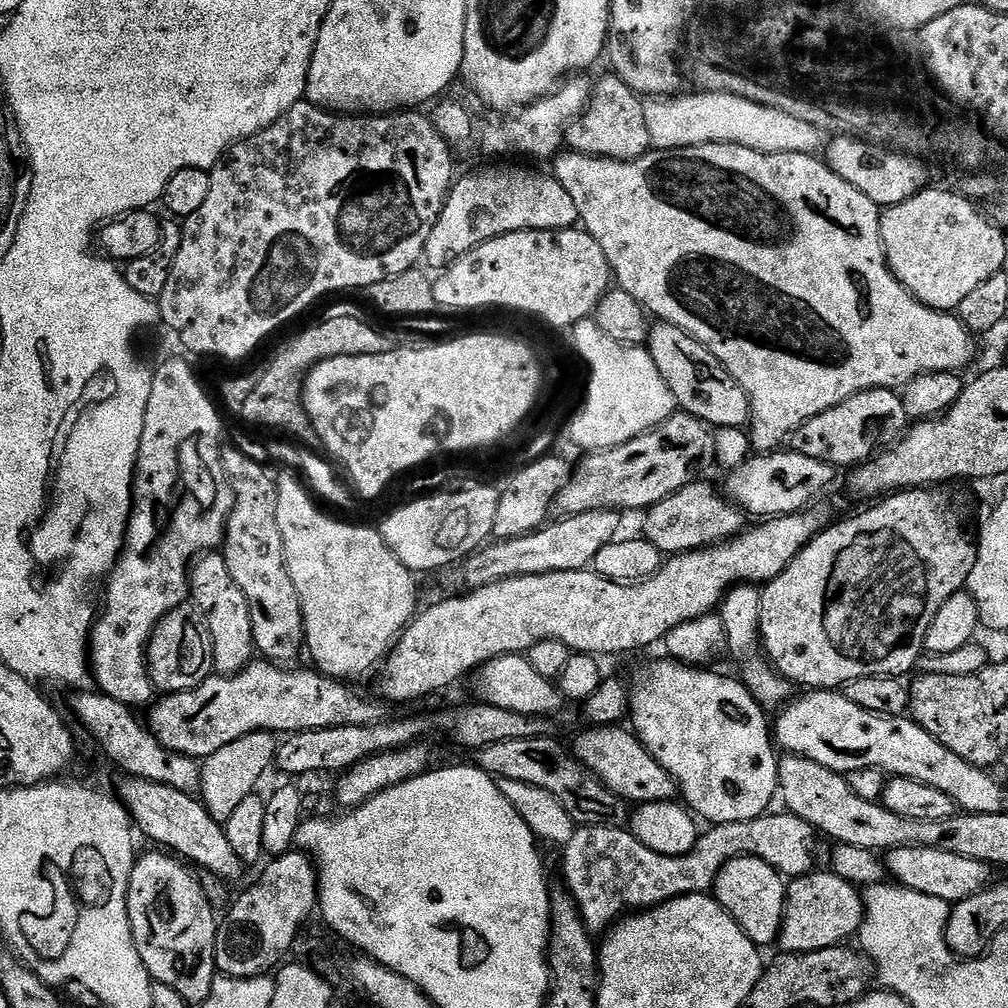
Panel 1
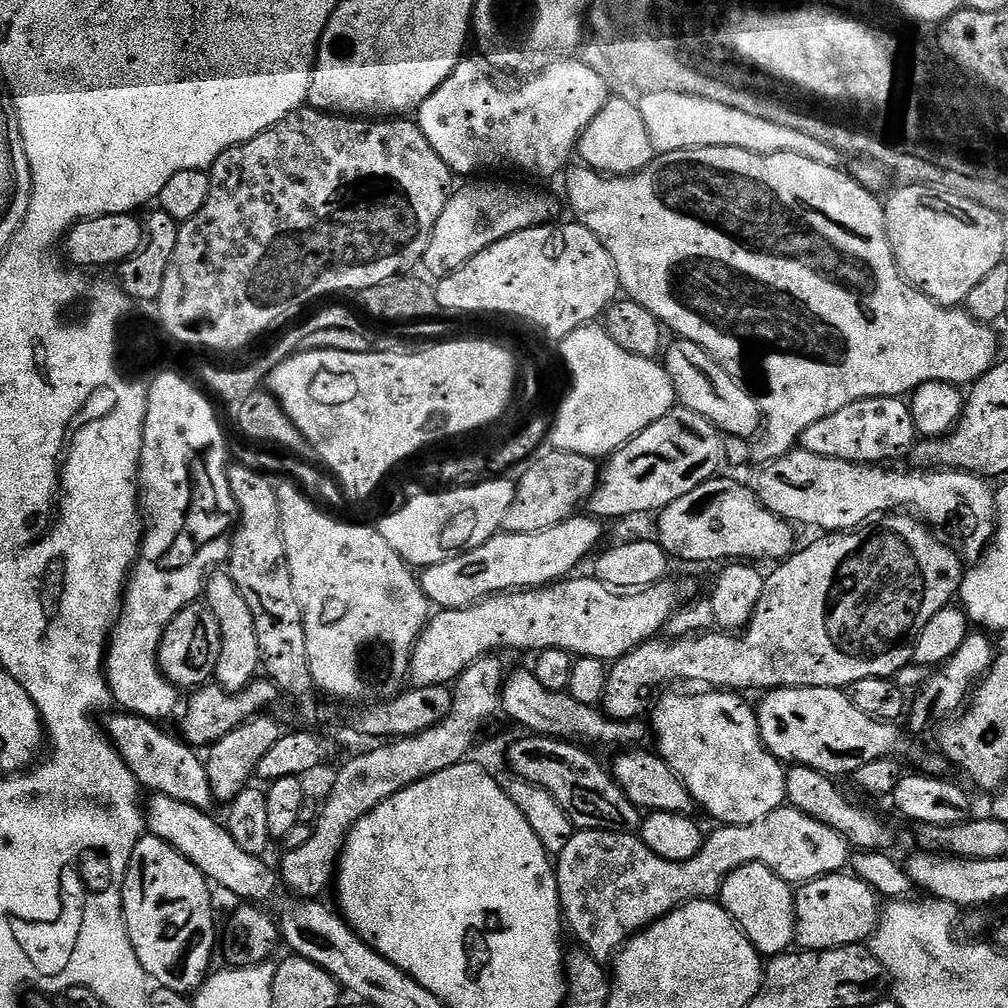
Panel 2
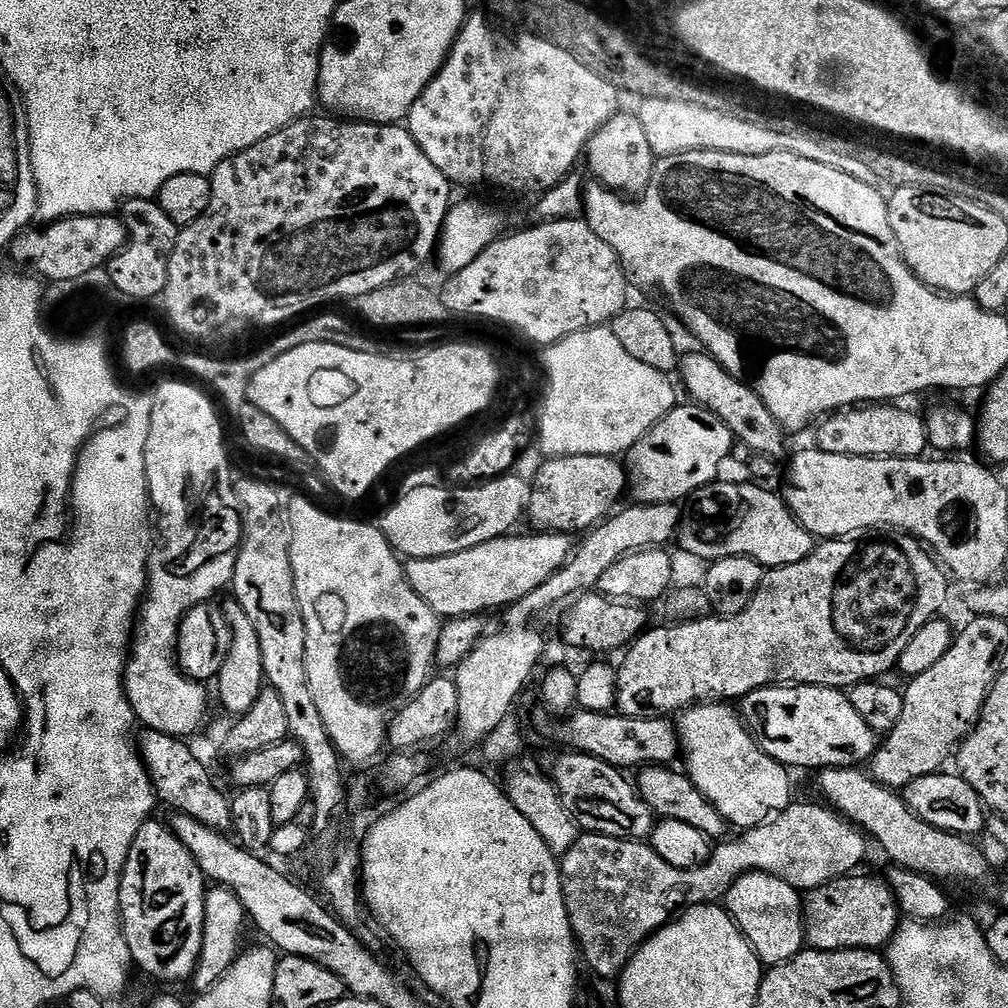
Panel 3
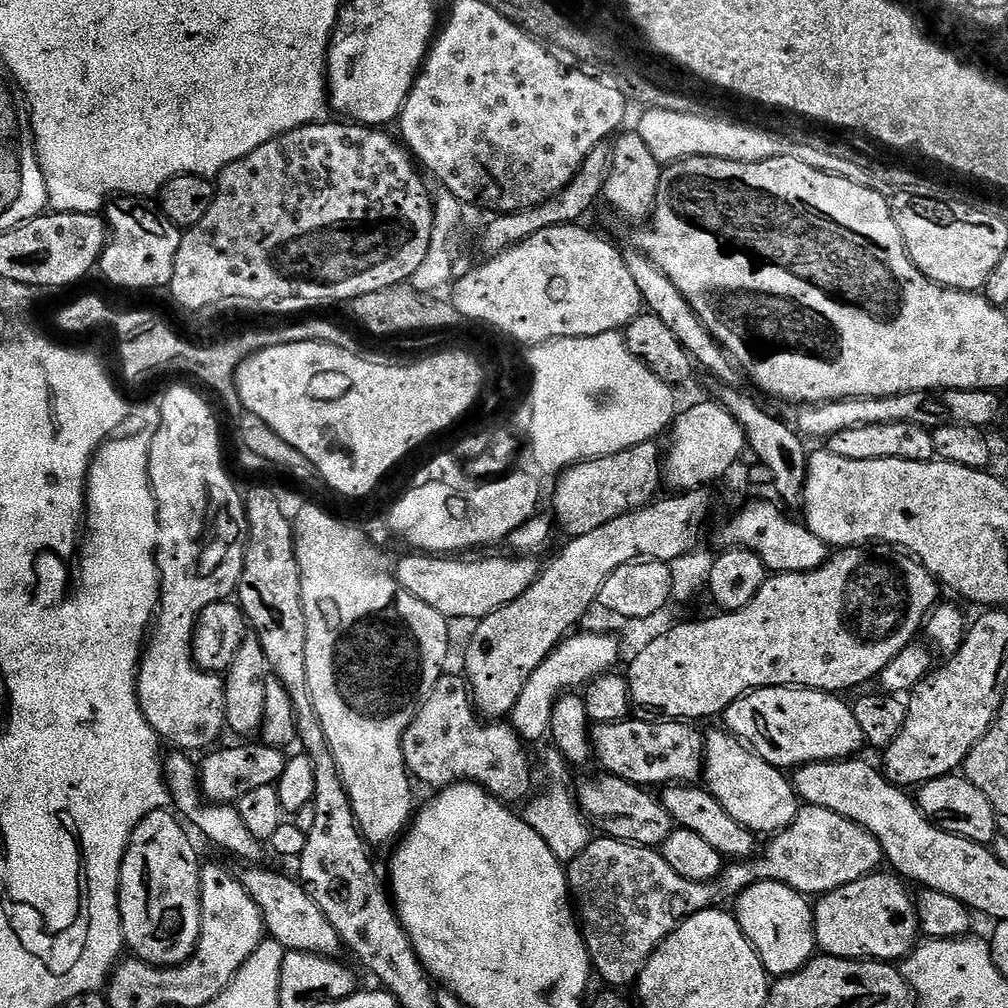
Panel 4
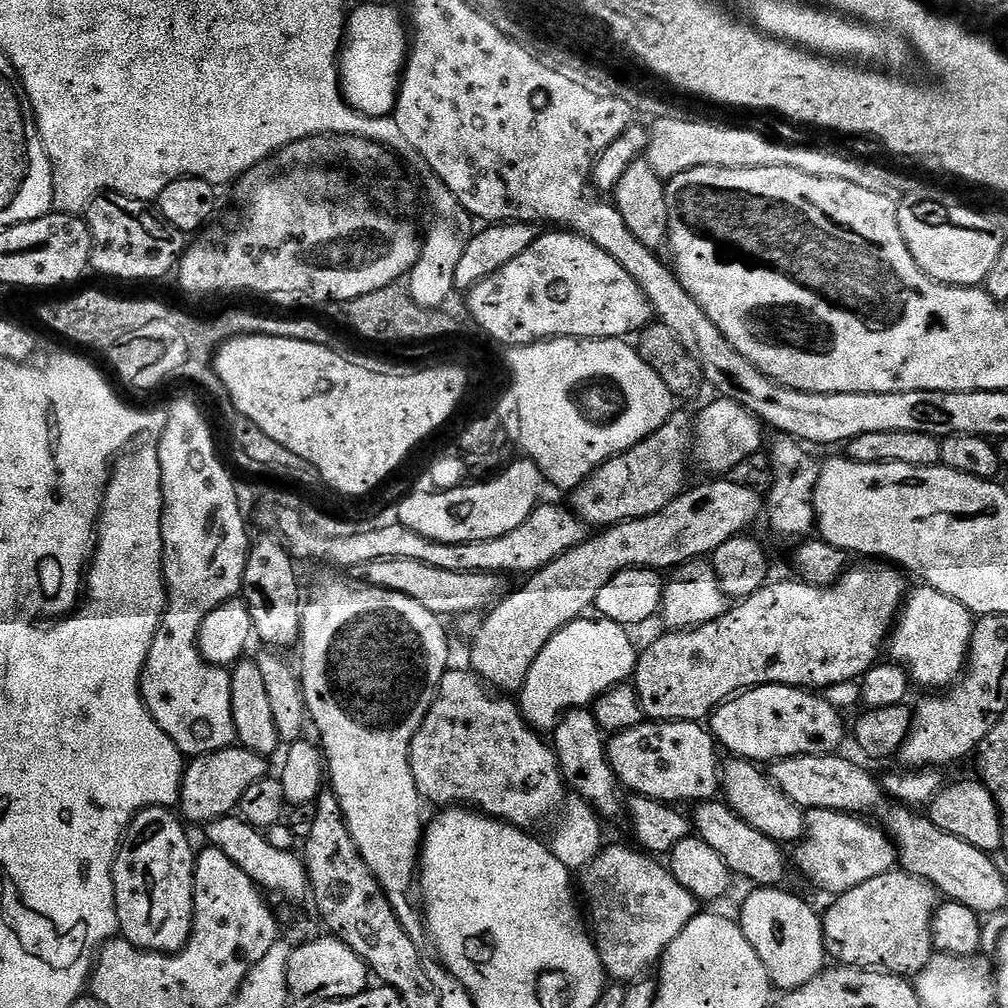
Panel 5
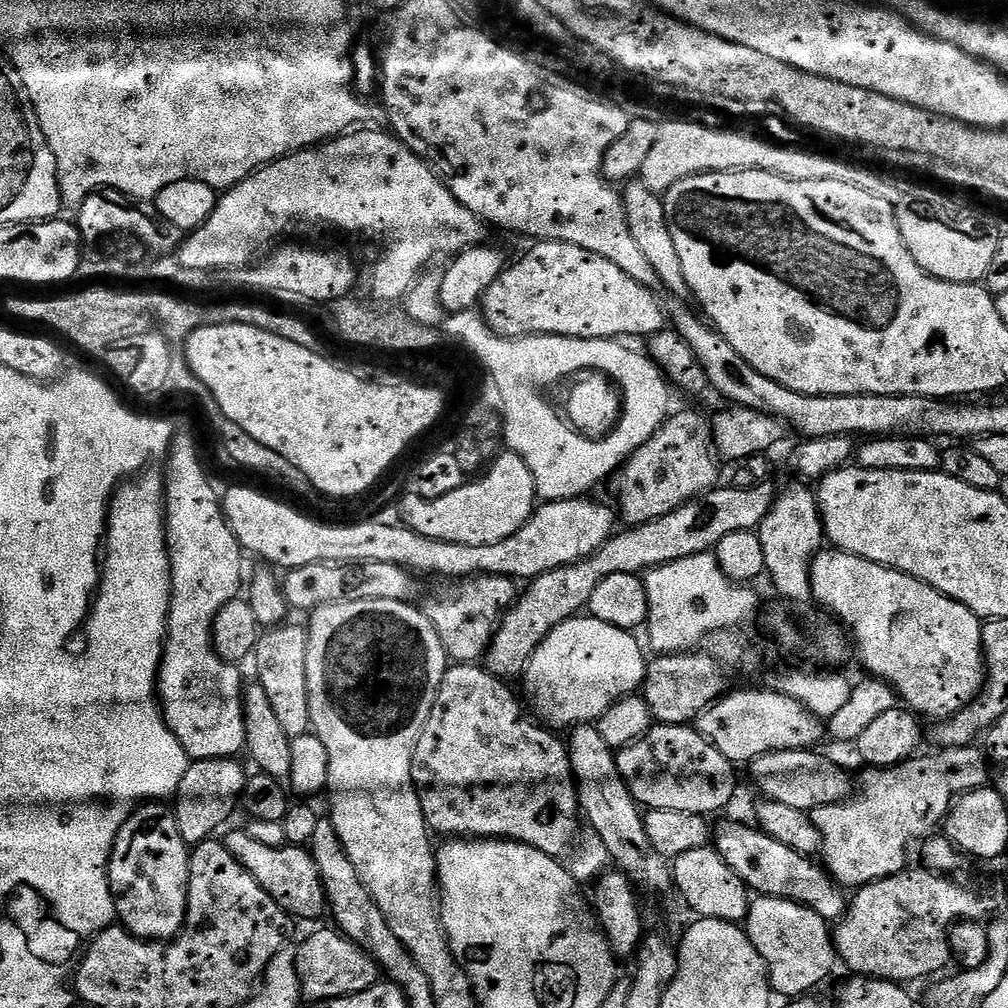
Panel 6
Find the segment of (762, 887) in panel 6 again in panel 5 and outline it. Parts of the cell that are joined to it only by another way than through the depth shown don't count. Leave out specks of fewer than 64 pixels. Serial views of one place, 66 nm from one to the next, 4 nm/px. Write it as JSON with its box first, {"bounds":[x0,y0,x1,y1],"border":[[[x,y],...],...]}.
{"bounds":[690,799,790,886],"border":[[[723,799],[702,800],[691,809],[690,819],[695,832],[701,840],[715,850],[718,858],[726,862],[728,871],[737,877],[745,876],[756,886],[780,886],[785,882],[784,875],[790,872],[790,860],[784,857],[785,849],[776,841],[766,838],[754,826],[750,826]]]}

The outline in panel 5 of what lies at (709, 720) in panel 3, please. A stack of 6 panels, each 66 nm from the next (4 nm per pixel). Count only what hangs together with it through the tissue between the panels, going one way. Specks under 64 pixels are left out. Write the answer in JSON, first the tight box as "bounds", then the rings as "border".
{"bounds":[722,758,805,846],"border":[[[732,758],[722,768],[722,796],[726,803],[754,830],[766,834],[766,838],[781,846],[792,846],[804,839],[805,809],[800,808],[772,781],[771,775],[764,772],[759,763],[751,760]]]}

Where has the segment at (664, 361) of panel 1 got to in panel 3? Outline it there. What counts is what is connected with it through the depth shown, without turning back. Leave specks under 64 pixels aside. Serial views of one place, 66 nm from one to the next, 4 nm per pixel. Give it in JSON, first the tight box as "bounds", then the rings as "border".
{"bounds":[678,350,788,460],"border":[[[697,350],[689,356],[685,355],[678,365],[678,377],[684,383],[691,399],[700,407],[710,410],[730,429],[733,437],[739,443],[750,446],[750,450],[757,456],[769,456],[772,460],[780,460],[787,450],[788,444],[783,440],[782,429],[779,422],[770,414],[766,402],[750,390],[740,380],[728,375],[728,371],[710,355]]]}

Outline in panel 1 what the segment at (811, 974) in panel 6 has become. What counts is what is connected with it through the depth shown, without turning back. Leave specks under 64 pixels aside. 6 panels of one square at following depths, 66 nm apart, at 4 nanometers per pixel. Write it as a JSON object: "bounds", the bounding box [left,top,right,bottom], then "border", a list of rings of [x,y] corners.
{"bounds":[714,856,785,946],"border":[[[739,856],[722,866],[714,885],[714,898],[758,946],[775,945],[784,917],[785,877],[756,856]]]}

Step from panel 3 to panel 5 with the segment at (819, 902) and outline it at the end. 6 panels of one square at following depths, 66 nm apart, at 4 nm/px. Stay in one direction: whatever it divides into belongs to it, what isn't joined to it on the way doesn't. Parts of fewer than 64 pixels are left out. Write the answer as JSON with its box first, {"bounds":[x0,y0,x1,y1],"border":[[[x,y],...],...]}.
{"bounds":[822,870,938,978],"border":[[[893,870],[878,874],[878,878],[870,878],[870,882],[862,882],[862,886],[854,886],[854,890],[841,892],[833,900],[836,901],[828,909],[823,909],[822,923],[825,953],[831,959],[833,956],[837,965],[852,964],[855,968],[875,968],[908,978],[920,972],[932,959],[932,916],[936,913],[938,893],[930,882],[903,870]]]}

